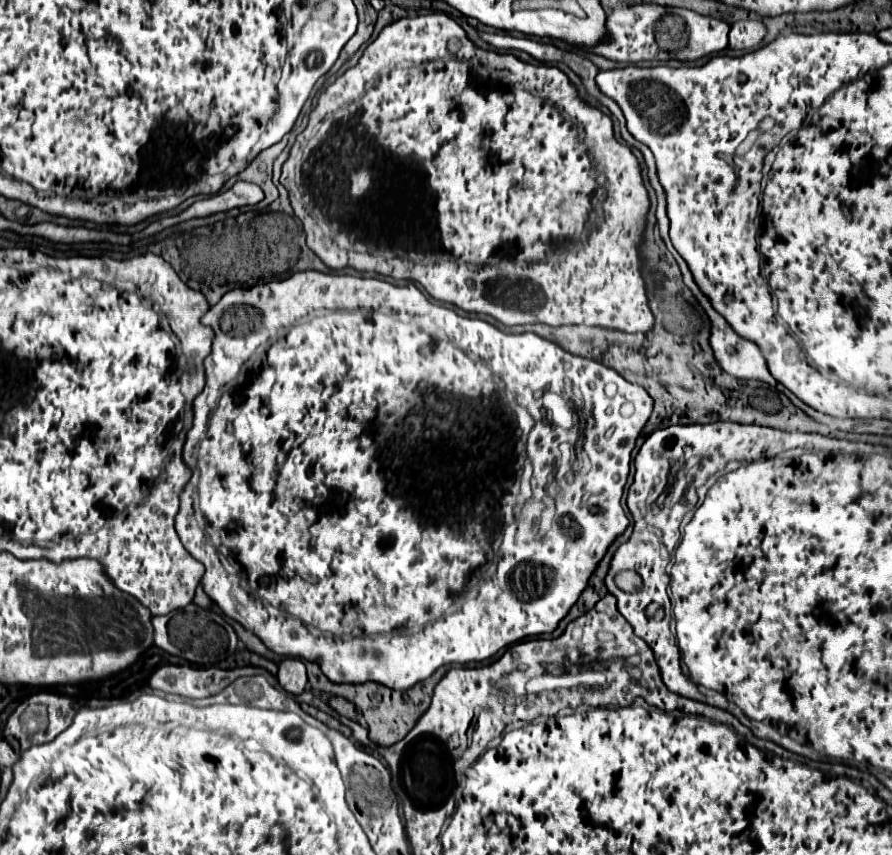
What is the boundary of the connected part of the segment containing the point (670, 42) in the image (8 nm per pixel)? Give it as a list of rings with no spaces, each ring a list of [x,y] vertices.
[[[635,5],[615,9],[607,17],[609,43],[601,43],[601,47],[591,47],[591,53],[603,55],[613,61],[639,63],[639,61],[697,61],[705,55],[719,53],[727,47],[729,25],[721,19],[705,17],[689,9],[679,7],[661,7],[661,5]]]

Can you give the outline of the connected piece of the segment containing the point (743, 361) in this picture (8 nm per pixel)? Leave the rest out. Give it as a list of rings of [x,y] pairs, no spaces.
[[[711,303],[703,305],[709,321],[711,321],[711,335],[709,335],[709,345],[713,349],[713,357],[717,359],[719,367],[737,377],[737,379],[759,379],[765,381],[779,391],[783,391],[787,397],[793,393],[787,391],[781,383],[773,379],[773,375],[767,369],[767,363],[759,351],[759,347],[747,339],[741,339],[729,325],[727,321],[717,315],[717,311],[711,307]]]

